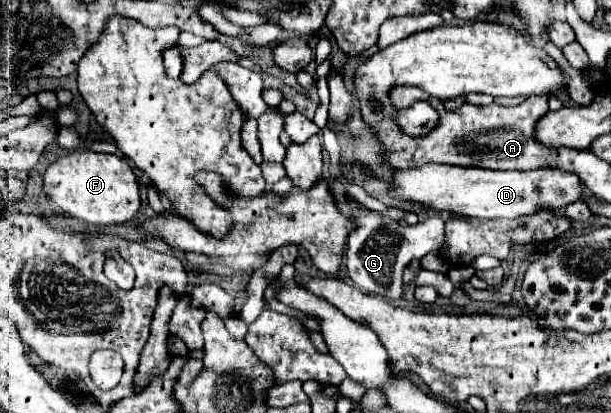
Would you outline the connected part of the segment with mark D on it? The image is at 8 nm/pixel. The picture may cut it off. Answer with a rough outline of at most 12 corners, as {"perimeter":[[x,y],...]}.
{"perimeter":[[428,163],[396,171],[392,195],[484,219],[582,201],[558,169]]}

